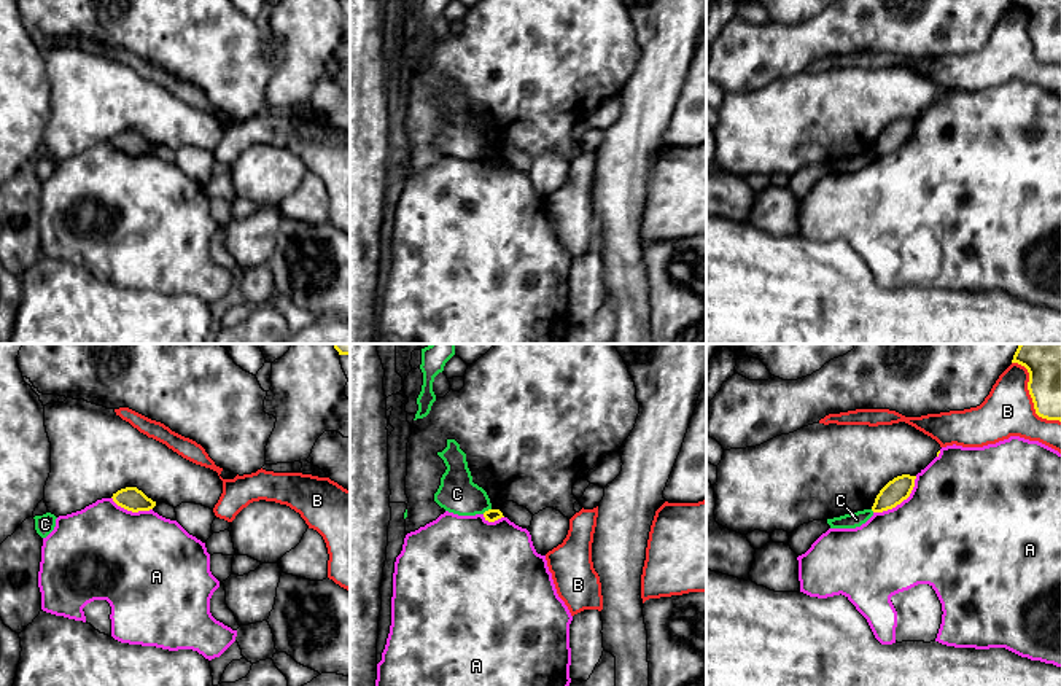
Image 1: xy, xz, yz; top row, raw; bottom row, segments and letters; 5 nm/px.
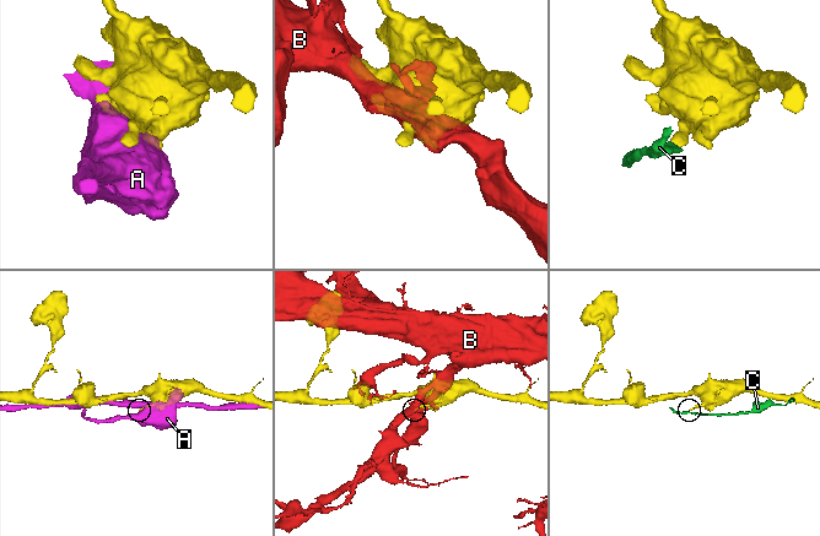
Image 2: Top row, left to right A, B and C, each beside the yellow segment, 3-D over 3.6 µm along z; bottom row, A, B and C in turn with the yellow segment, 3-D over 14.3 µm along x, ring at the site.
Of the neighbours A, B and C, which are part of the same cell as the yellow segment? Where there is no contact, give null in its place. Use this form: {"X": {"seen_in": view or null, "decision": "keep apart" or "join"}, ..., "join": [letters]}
{"A": {"seen_in": "yz", "decision": "keep apart"}, "B": {"seen_in": "yz", "decision": "keep apart"}, "C": {"seen_in": "xz", "decision": "keep apart"}, "join": []}

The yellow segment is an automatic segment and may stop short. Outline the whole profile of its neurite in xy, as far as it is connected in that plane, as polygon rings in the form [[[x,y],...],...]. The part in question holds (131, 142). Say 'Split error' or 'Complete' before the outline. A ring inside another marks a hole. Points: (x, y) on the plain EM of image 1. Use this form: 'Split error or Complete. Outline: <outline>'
Complete. Outline: [[[126,131],[113,137],[113,145],[132,156],[138,154],[150,154],[156,150],[156,145],[148,142],[142,134],[137,131]]]

